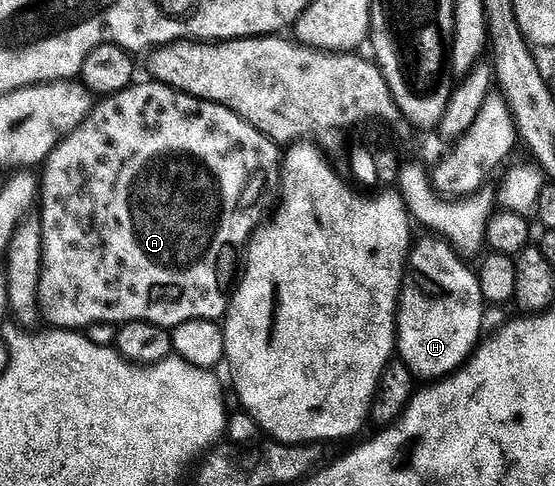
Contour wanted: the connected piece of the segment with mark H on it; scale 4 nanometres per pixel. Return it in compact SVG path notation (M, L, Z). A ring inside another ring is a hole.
M428 235L425 241L417 240L413 244L412 252L408 254L408 268L404 270L404 286L400 289L400 303L396 315L396 336L398 338L398 357L412 368L413 374L417 378L423 379L443 379L449 373L456 372L469 357L472 356L474 350L481 344L482 334L484 329L482 327L482 317L486 308L486 302L482 291L480 290L480 279L475 272L472 273L467 269L469 267L458 254L445 242L444 240L437 239L435 236Z

